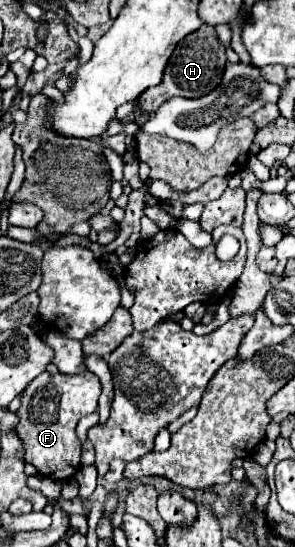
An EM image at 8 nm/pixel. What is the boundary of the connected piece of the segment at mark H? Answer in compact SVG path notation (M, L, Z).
M203 24L199 30L185 36L177 44L177 48L175 48L175 52L173 52L173 56L165 68L163 82L159 86L145 90L139 96L139 100L137 100L139 110L147 112L147 114L155 114L155 110L165 100L169 100L173 96L205 96L205 94L209 94L209 90L215 90L219 86L221 74L225 72L225 64L227 64L225 46L219 42L215 28Z

